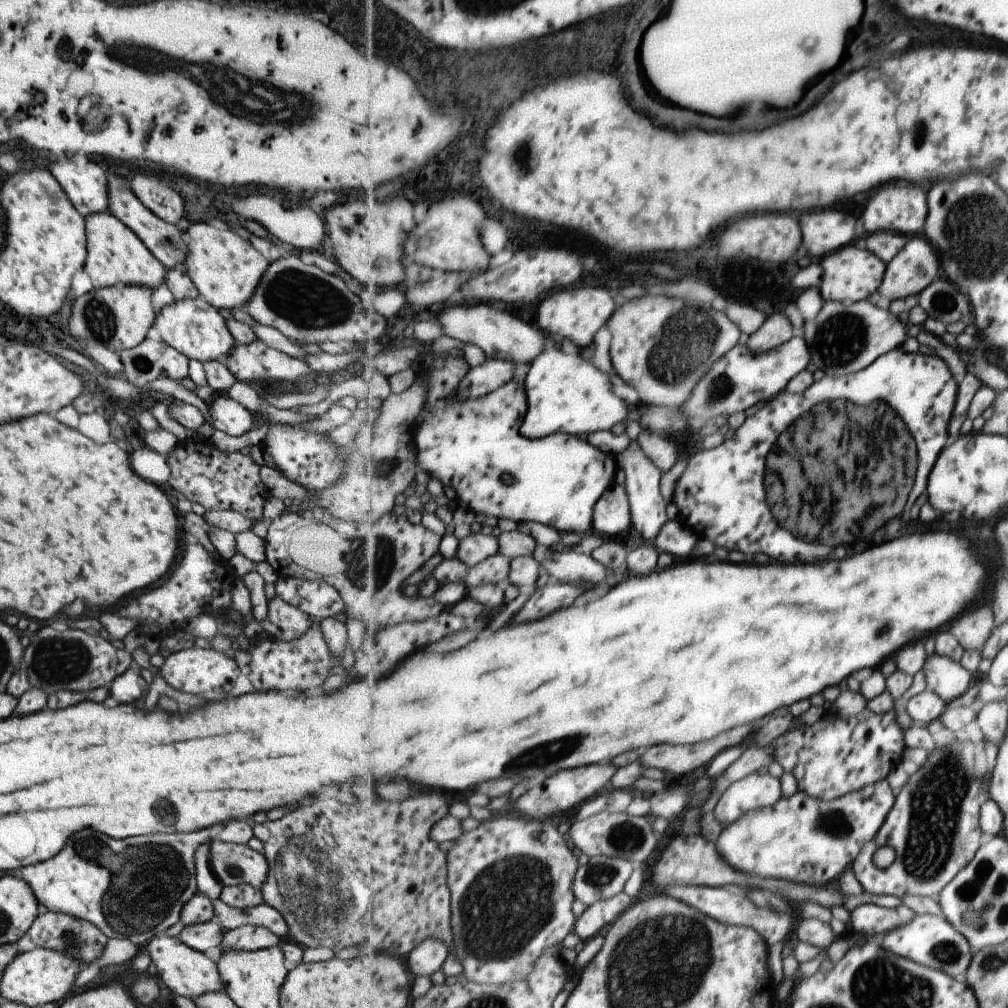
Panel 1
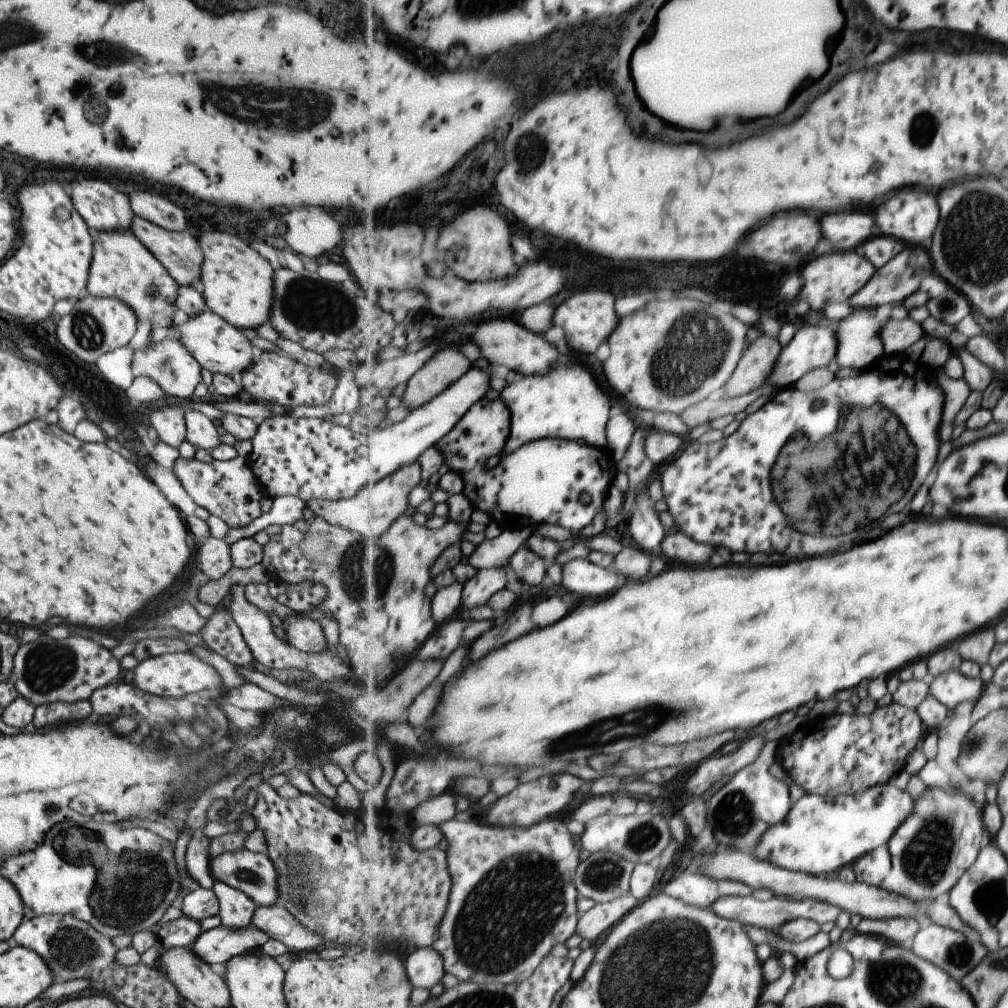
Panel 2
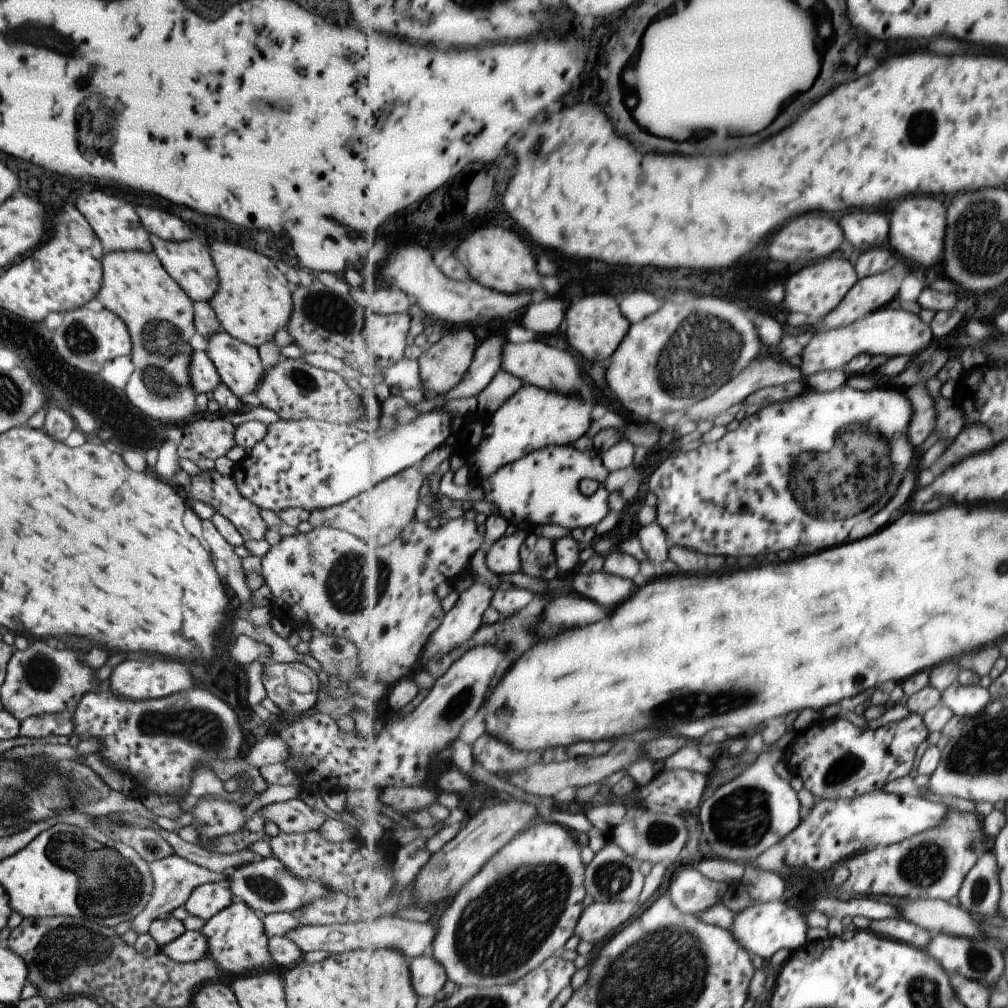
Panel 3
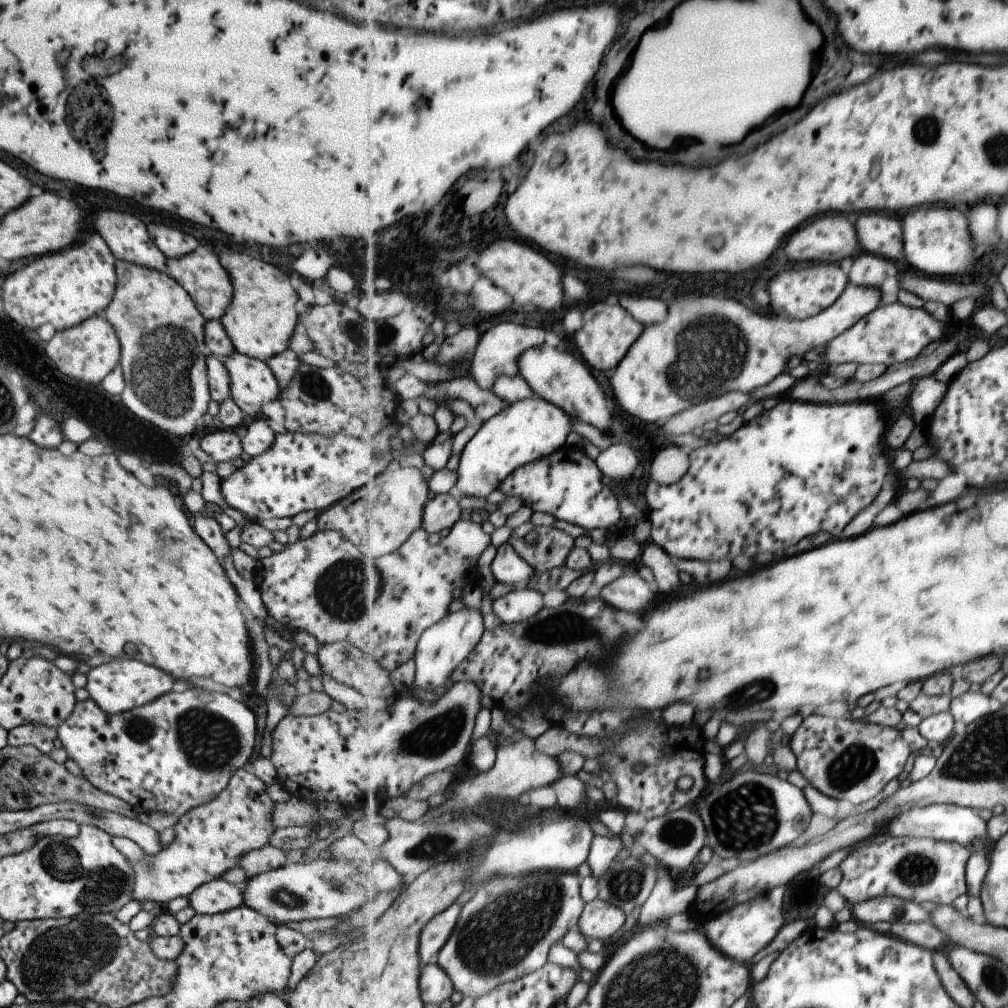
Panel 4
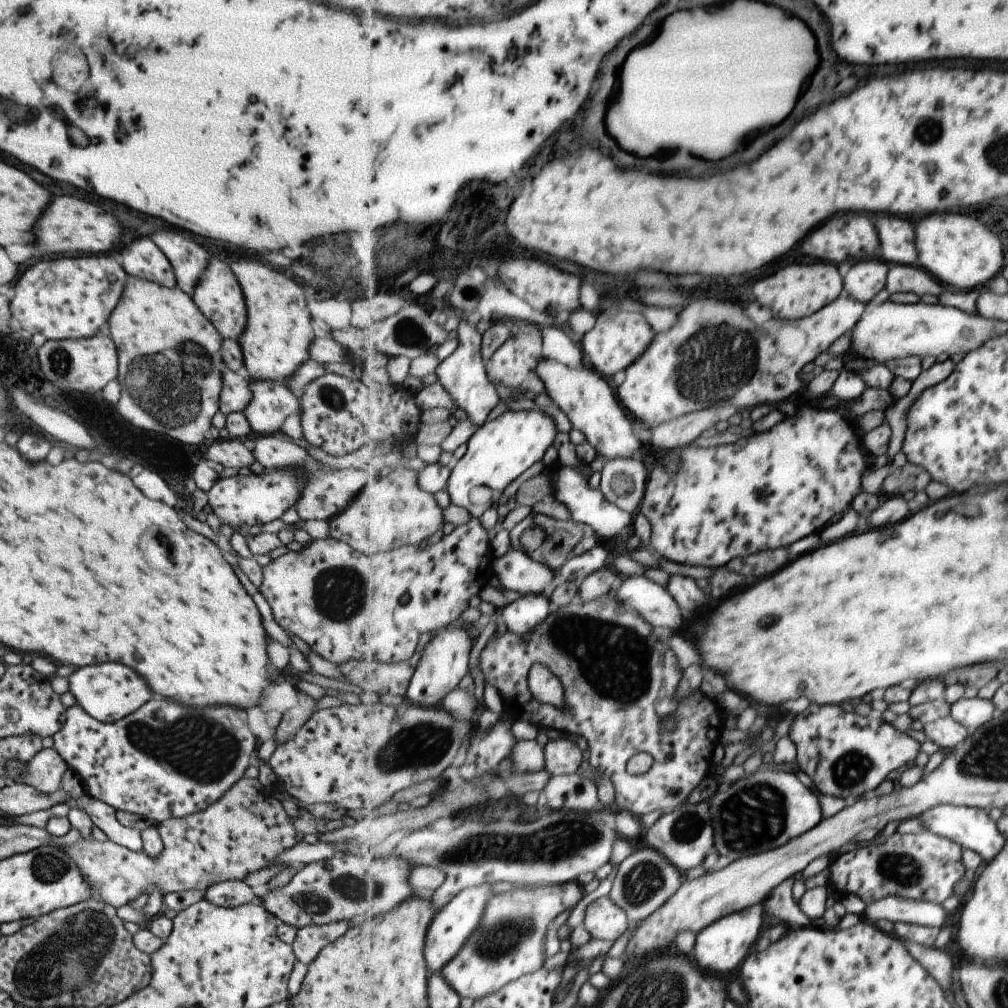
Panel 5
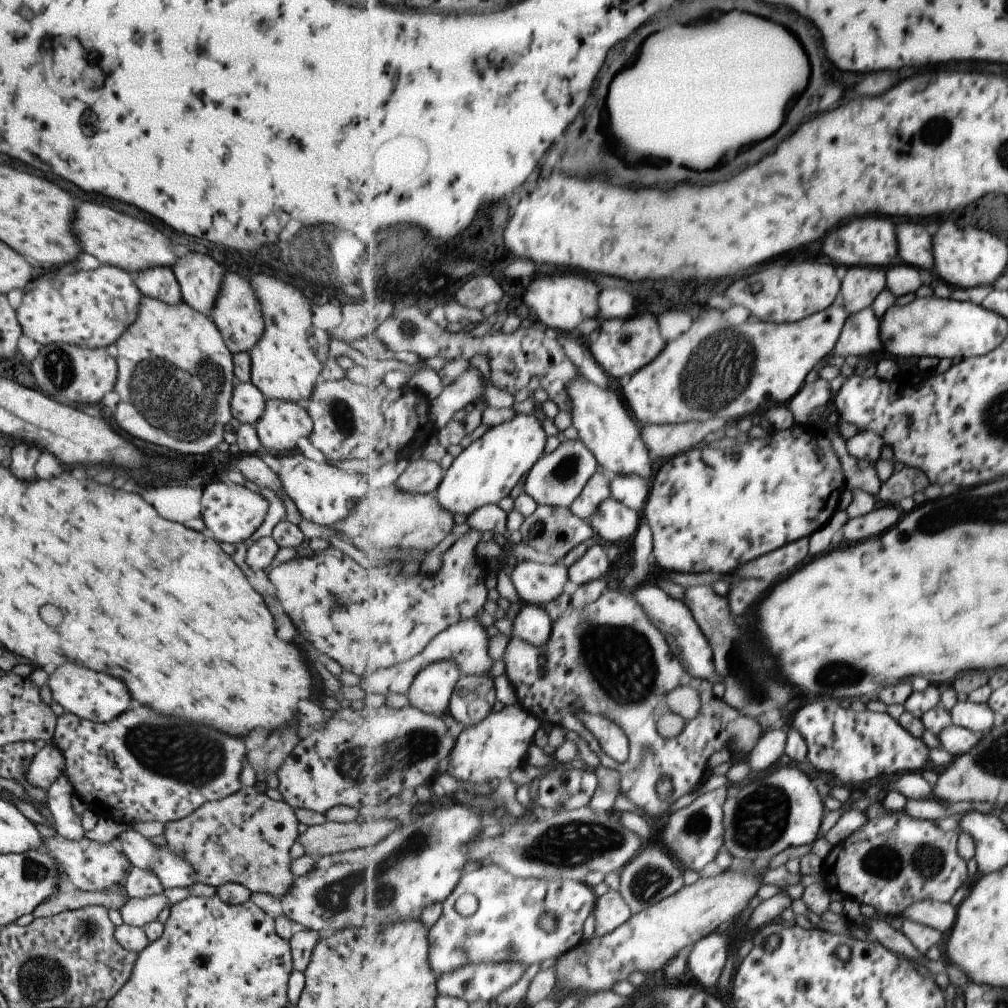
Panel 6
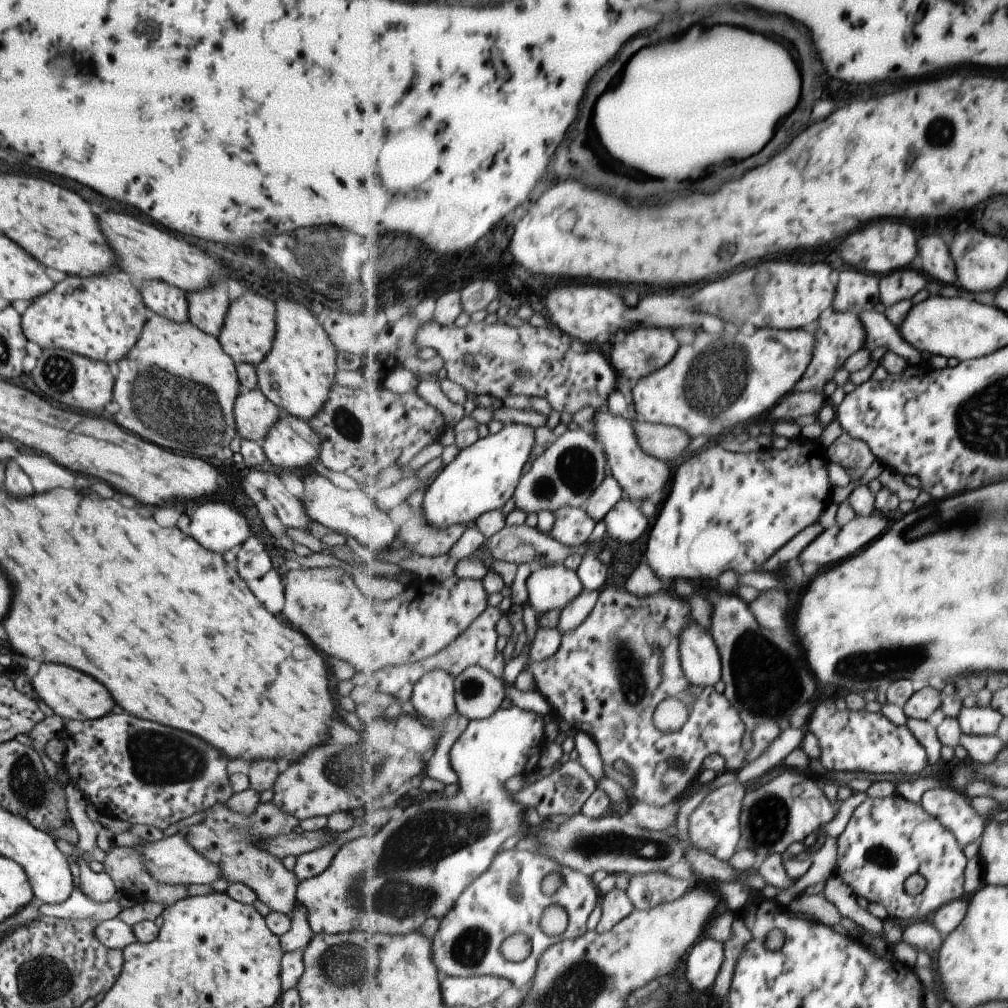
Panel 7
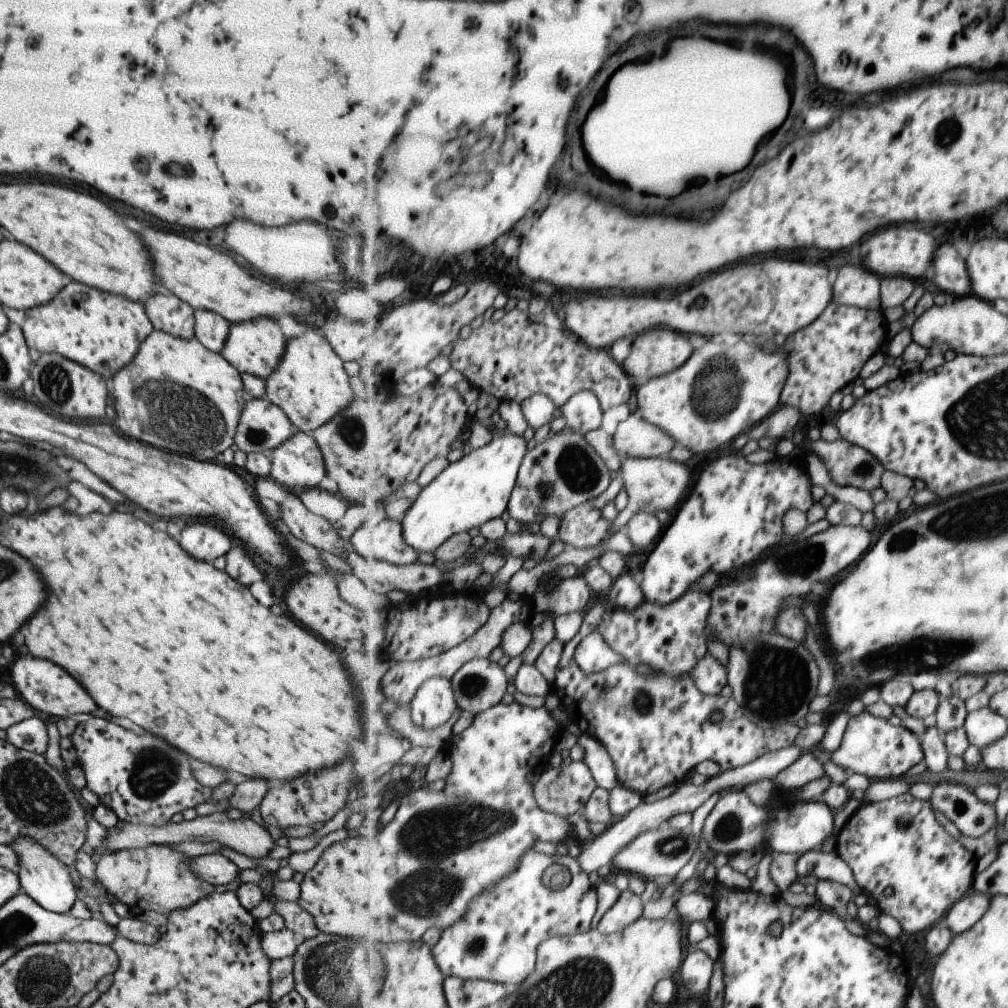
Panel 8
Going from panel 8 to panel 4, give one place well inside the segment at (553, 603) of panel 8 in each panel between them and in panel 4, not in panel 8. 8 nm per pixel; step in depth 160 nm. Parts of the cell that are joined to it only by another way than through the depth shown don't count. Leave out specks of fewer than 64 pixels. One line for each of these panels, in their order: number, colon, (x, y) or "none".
4: (509, 566)
5: (517, 571)
6: (536, 583)
7: (554, 587)

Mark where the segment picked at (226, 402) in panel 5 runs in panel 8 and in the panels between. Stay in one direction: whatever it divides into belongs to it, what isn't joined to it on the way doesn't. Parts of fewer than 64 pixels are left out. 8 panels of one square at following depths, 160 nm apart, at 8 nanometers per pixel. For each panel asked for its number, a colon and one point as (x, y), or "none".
6: (246, 403)
7: (253, 415)
8: (262, 426)

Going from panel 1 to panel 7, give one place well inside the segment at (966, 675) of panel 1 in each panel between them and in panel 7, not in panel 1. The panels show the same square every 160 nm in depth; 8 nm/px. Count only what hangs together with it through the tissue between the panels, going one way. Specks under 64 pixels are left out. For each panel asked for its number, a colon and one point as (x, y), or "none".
2: (952, 687)
3: (964, 700)
4: (971, 706)
5: (971, 712)
6: (978, 717)
7: (977, 721)

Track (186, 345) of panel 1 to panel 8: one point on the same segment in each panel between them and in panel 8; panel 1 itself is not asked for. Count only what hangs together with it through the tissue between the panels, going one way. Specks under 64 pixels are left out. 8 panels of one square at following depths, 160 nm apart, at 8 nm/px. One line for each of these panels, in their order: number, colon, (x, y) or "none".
2: (217, 346)
3: (236, 363)
4: (251, 382)
5: (271, 402)
6: (281, 422)
7: (292, 445)
8: (296, 464)

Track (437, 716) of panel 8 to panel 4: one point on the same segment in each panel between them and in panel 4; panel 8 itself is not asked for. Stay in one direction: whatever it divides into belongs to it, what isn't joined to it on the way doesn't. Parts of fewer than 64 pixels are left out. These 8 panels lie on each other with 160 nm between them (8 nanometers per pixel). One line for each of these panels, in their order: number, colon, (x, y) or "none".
4: (446, 645)
5: (445, 662)
6: (431, 691)
7: (434, 696)

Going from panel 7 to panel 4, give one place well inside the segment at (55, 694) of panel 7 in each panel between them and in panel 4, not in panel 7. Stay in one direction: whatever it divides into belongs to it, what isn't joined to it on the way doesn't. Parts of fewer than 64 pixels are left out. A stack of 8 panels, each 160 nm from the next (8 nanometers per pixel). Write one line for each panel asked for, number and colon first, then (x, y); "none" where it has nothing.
4: (114, 687)
5: (107, 692)
6: (94, 696)

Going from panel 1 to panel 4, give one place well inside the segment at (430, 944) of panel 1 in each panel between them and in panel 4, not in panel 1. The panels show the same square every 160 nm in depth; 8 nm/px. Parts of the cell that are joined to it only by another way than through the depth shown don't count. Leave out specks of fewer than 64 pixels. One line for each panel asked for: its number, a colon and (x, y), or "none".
2: (426, 966)
3: (429, 975)
4: (436, 986)

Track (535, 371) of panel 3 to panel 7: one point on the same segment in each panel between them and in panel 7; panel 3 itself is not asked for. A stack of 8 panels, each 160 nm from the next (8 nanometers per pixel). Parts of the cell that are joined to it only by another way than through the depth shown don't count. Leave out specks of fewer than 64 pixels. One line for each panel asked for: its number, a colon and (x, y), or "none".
4: (556, 375)
5: (586, 398)
6: (603, 423)
7: (641, 475)

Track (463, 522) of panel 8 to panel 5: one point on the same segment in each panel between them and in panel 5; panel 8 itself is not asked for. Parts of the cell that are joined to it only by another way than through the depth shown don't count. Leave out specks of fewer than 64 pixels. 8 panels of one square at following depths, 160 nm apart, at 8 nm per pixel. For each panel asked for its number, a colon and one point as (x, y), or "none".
5: (502, 449)
6: (487, 470)
7: (483, 478)

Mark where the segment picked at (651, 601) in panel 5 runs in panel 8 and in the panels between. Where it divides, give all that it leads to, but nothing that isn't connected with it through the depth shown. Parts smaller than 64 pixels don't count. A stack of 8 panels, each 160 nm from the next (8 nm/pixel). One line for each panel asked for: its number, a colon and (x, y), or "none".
6: (673, 618)
7: (700, 660)
8: (711, 676)

